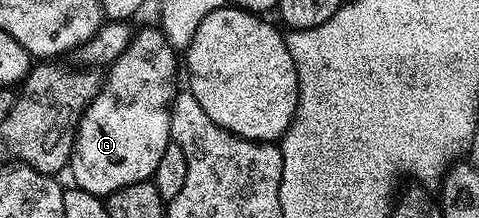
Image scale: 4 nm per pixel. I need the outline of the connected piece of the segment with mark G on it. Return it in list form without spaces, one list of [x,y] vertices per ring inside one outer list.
[[[159,26],[144,27],[133,34],[128,48],[107,68],[106,78],[101,82],[96,96],[84,108],[84,116],[76,125],[76,140],[72,142],[70,172],[75,186],[86,189],[95,195],[106,197],[126,185],[151,180],[158,169],[162,153],[172,134],[172,100],[178,90],[176,84],[177,52],[168,43],[167,37]]]

